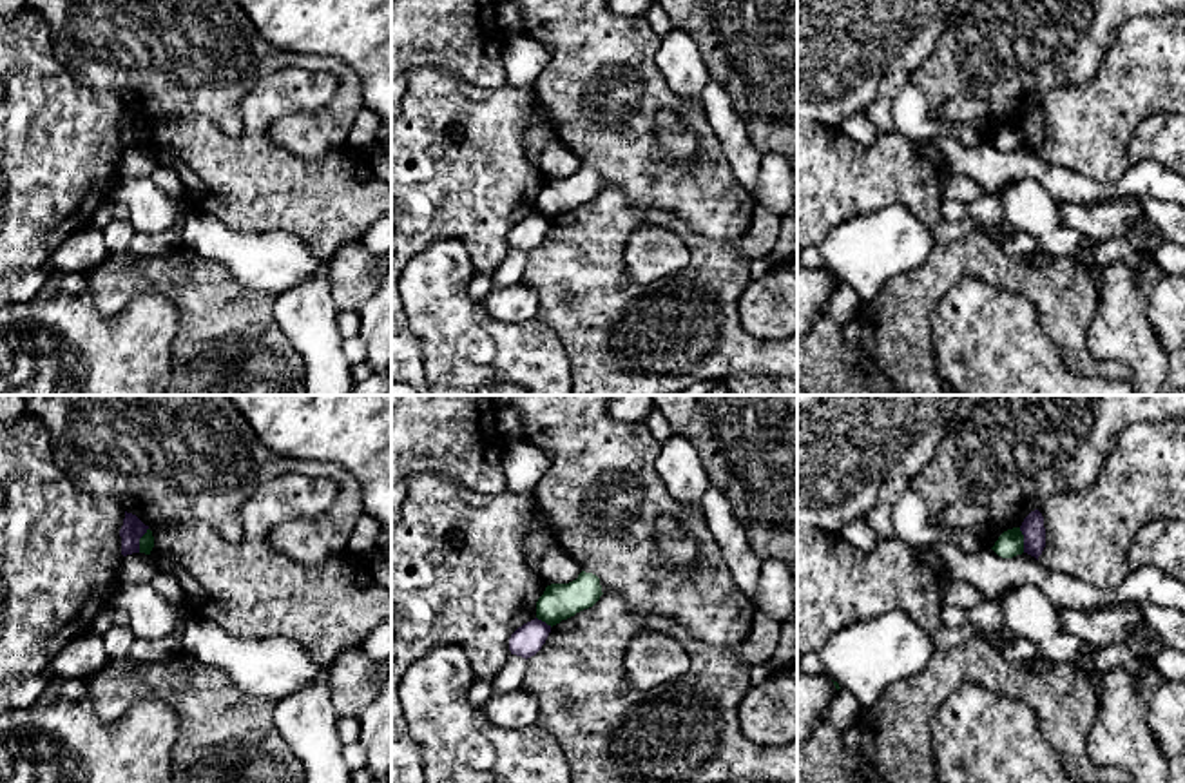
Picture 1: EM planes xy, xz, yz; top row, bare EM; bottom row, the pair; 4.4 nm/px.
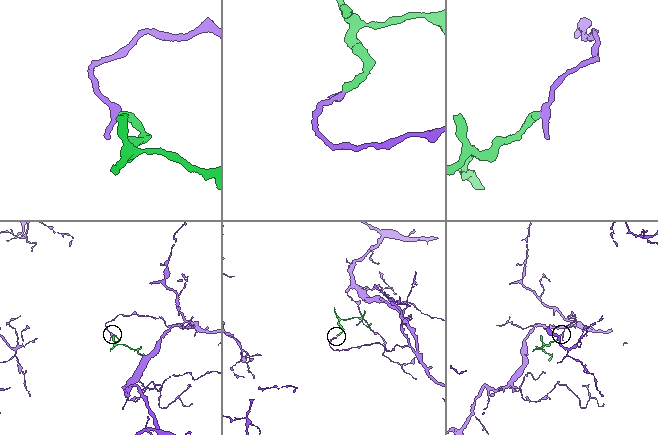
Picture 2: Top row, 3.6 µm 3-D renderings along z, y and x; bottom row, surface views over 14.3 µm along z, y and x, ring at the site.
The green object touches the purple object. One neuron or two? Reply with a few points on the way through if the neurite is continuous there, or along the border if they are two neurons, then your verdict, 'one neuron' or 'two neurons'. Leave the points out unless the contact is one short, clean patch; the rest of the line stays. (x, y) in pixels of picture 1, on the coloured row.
along yz (1019, 528), (1024, 539), (1024, 551) | two neurons

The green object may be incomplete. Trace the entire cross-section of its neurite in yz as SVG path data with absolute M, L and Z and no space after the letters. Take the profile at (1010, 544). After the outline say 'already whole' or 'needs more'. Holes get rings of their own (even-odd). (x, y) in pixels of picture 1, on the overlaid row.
M1020 527L1004 531L991 547L1002 558L1013 558L1024 553L1024 535Z; already whole

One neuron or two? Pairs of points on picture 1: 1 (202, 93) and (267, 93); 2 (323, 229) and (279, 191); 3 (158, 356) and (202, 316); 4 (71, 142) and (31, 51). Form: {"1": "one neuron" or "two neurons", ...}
{"1": "two neurons", "2": "one neuron", "3": "two neurons", "4": "one neuron"}

